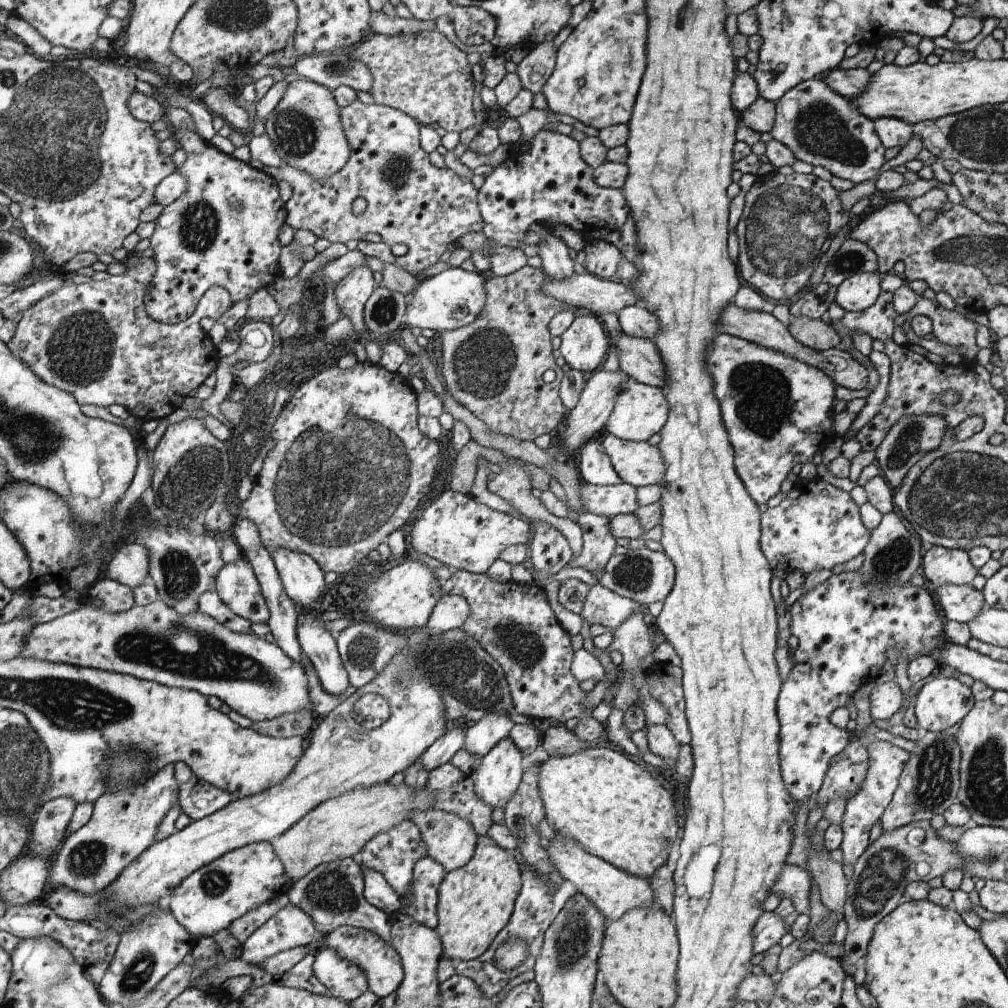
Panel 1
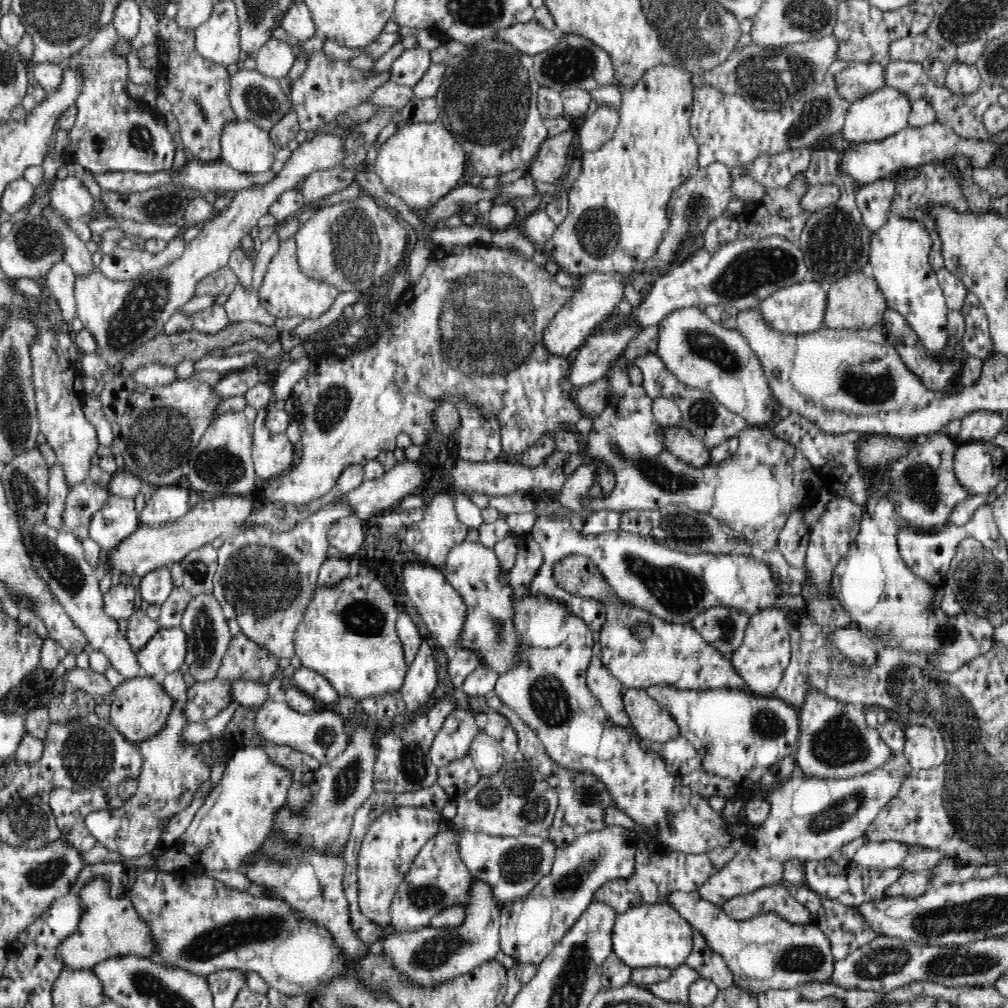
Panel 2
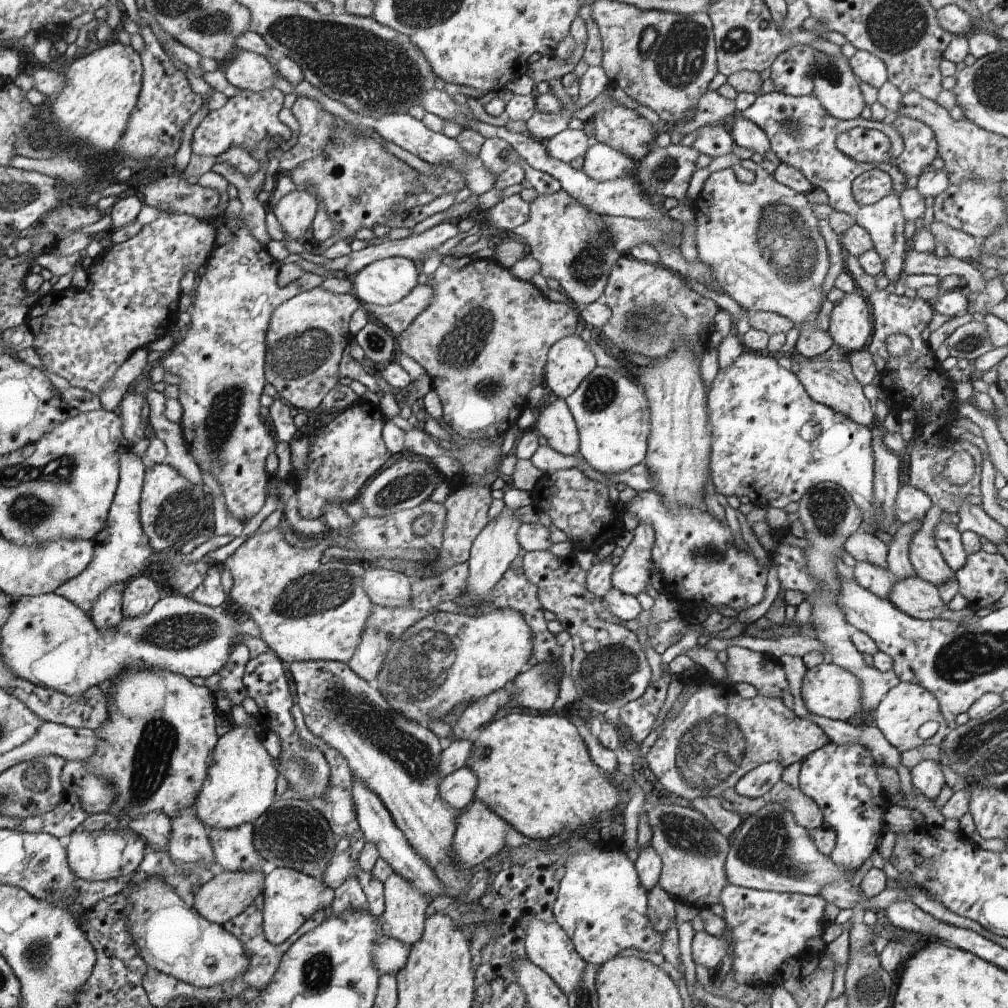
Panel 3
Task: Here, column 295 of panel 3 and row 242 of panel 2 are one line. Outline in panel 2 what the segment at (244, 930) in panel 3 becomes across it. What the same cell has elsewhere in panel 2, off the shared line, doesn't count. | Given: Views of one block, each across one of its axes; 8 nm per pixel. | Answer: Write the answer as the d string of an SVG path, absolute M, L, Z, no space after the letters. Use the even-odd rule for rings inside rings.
M937 163L923 164L919 169L918 176L914 176L914 178L909 178L909 176L905 176L905 173L900 172L894 174L896 190L894 190L894 196L890 203L890 210L895 215L902 217L902 219L916 219L929 228L929 232L933 236L933 247L929 254L930 265L937 271L945 268L942 249L939 244L941 237L936 229L938 225L931 223L936 222L936 219L934 219L934 215L928 213L928 208L929 210L934 210L934 206L941 204L941 206L949 206L958 214L966 214L966 212L969 212L968 201L966 201L966 197L962 193L962 187L958 185L958 181L956 181L952 171L945 170L944 167L940 167Z

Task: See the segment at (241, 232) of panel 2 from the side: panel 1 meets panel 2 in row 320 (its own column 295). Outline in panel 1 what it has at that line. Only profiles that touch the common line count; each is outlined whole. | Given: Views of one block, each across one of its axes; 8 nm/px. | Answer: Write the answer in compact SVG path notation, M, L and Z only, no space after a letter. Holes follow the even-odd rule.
M312 79L289 84L278 106L269 114L265 130L281 160L296 167L298 173L308 174L311 180L331 177L342 170L352 157L343 129L341 106L333 91Z

